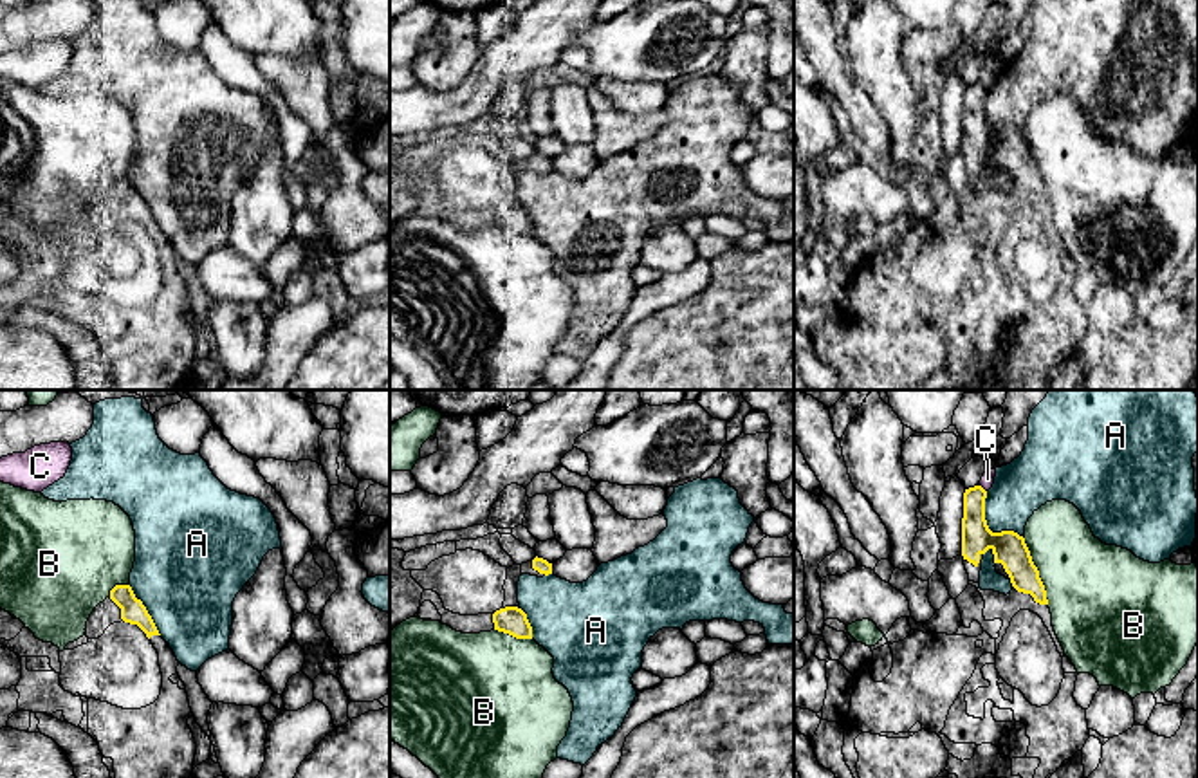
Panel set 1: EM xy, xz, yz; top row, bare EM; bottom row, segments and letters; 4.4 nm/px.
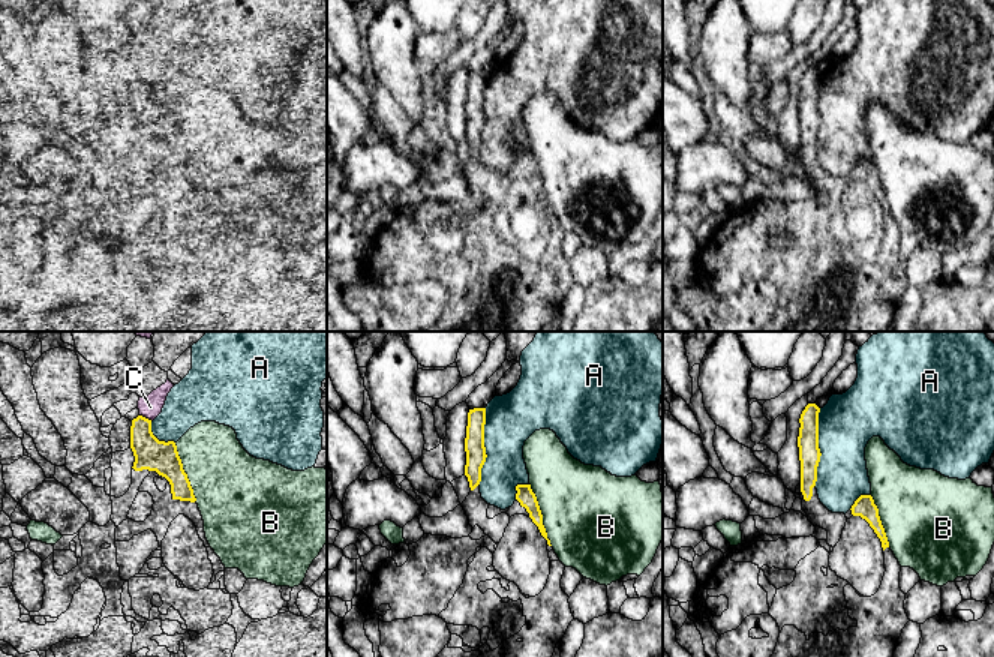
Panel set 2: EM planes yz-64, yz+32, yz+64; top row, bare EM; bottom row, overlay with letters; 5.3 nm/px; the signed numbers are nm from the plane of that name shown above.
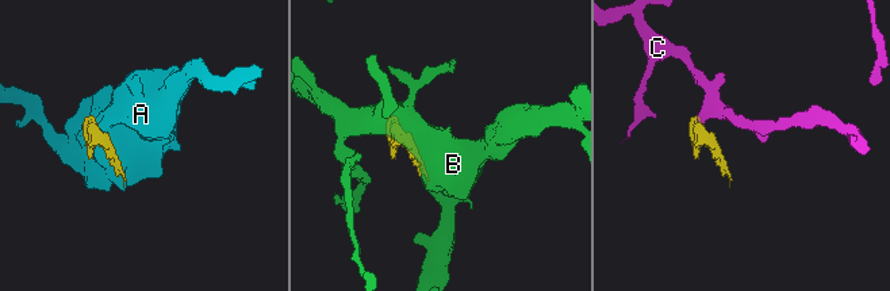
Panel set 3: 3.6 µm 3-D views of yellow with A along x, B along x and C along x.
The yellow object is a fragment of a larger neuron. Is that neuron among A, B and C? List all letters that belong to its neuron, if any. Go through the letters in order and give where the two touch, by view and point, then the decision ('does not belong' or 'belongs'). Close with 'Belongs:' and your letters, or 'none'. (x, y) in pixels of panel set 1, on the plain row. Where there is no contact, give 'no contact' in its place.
A: contact yz (987, 121); does not belong
B: contact yz (1038, 166); does not belong
C: contact yz (982, 83); does not belong
Belongs: none

